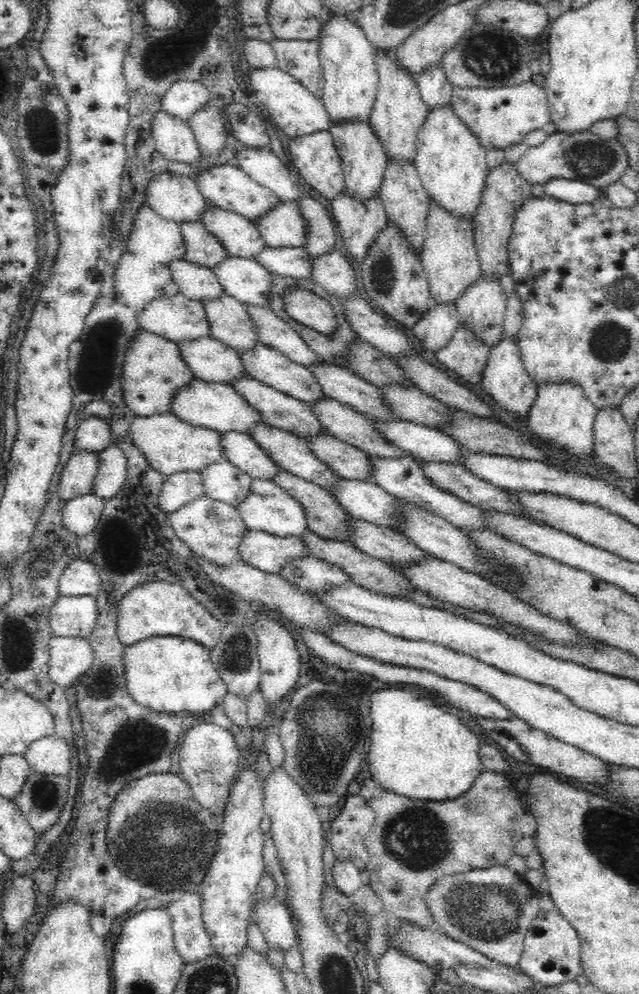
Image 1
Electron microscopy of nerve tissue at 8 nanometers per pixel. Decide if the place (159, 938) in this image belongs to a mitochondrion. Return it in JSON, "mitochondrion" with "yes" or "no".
{"mitochondrion":"no"}

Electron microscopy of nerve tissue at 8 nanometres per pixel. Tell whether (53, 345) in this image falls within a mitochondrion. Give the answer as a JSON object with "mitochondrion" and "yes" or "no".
{"mitochondrion":"no"}

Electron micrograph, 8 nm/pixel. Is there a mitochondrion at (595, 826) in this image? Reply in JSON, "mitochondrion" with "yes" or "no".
{"mitochondrion":"yes"}

